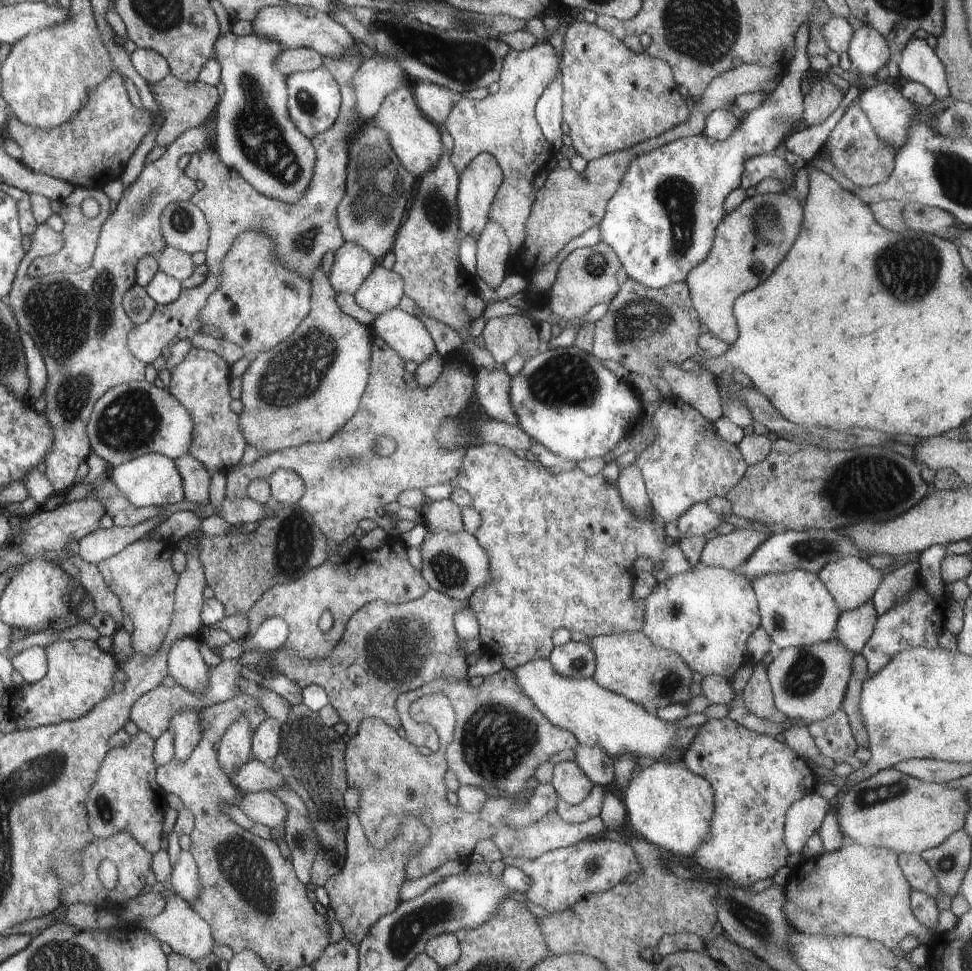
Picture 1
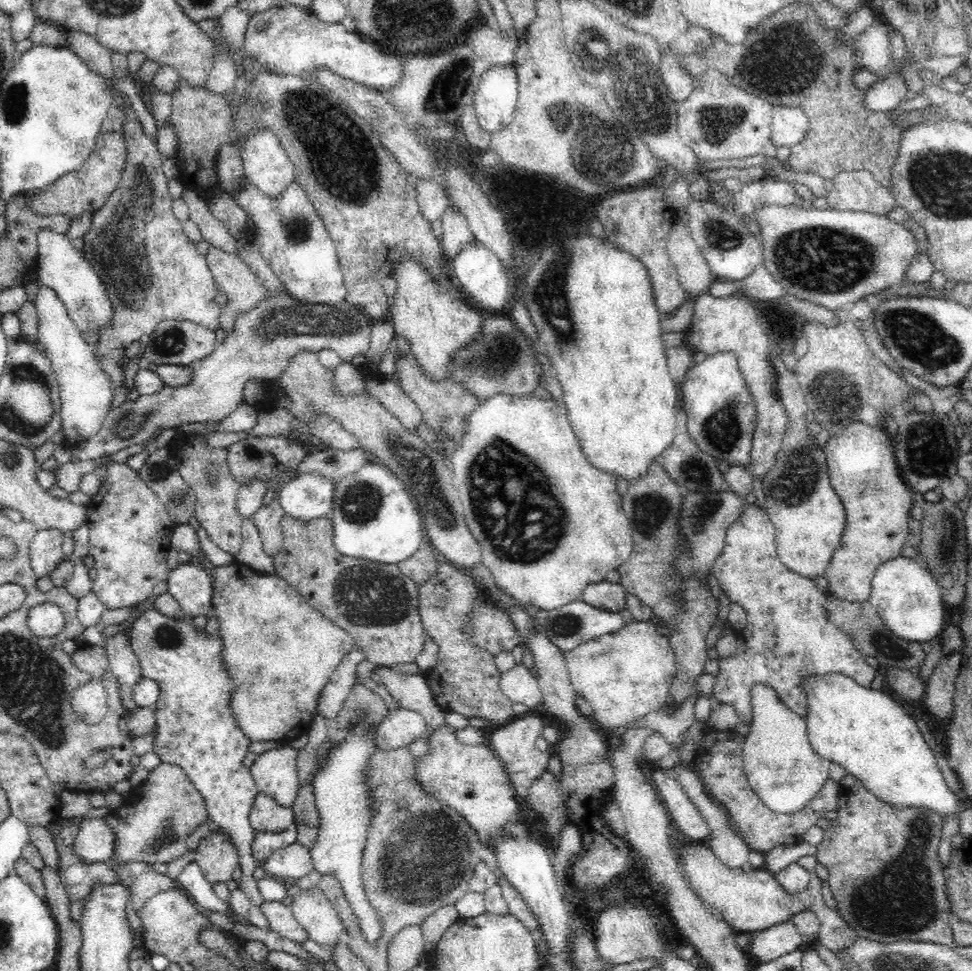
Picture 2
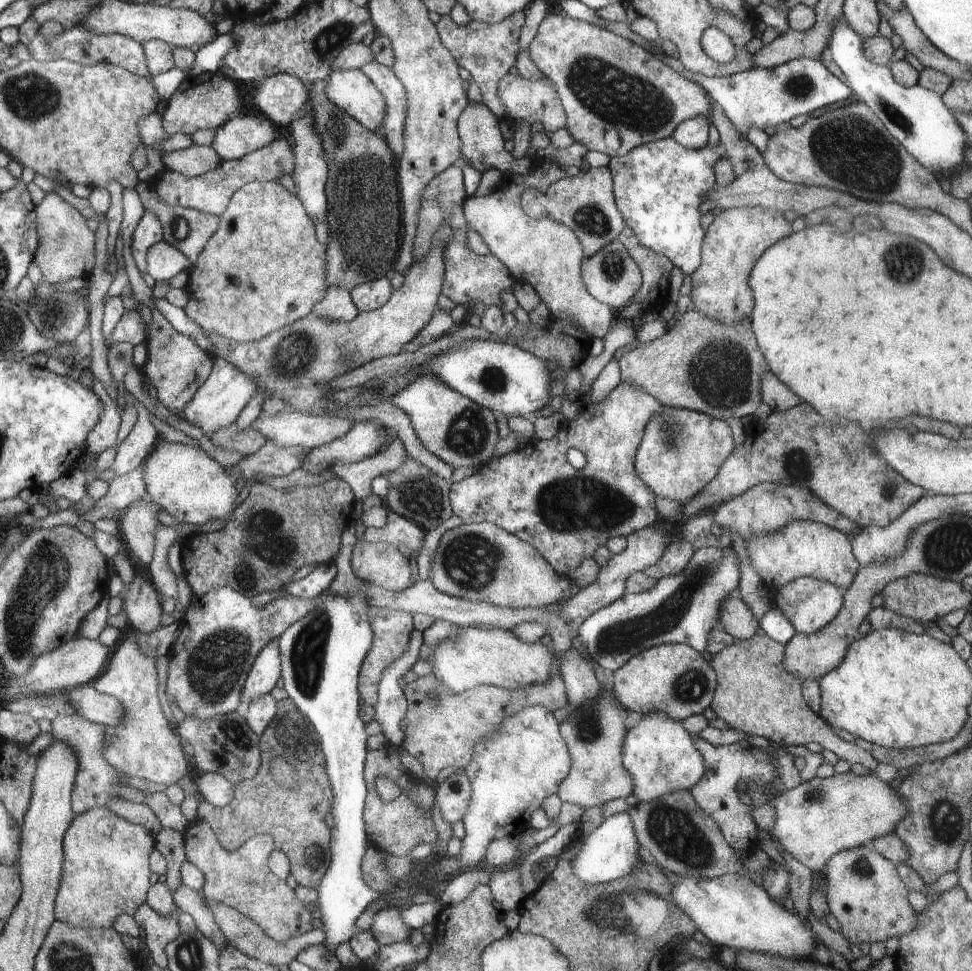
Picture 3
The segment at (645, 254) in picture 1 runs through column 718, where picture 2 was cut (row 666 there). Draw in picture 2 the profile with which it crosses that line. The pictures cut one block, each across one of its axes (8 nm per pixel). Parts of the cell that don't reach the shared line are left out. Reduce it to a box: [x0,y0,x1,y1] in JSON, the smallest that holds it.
[128,608,264,906]

